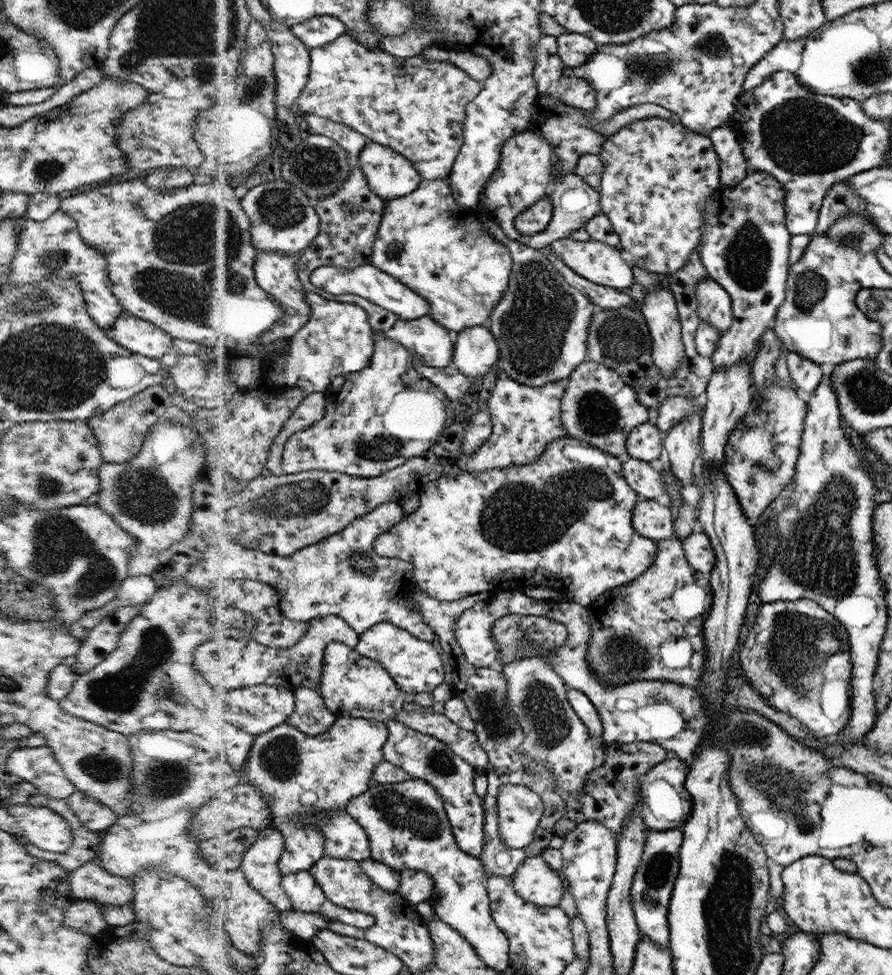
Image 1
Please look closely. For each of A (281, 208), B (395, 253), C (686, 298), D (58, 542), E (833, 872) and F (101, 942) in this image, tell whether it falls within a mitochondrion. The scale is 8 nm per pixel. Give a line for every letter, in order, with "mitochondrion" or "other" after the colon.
A: mitochondrion
B: other
C: other
D: mitochondrion
E: other
F: other

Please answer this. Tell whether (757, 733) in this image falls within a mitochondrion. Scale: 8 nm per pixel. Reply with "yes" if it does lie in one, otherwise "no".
yes

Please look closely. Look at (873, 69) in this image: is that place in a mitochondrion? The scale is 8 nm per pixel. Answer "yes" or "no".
yes

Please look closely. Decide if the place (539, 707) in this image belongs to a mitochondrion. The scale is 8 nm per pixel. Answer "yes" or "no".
yes

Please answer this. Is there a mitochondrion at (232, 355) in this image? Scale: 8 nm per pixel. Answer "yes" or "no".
no

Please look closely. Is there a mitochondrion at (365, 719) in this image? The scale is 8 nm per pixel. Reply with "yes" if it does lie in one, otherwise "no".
no

